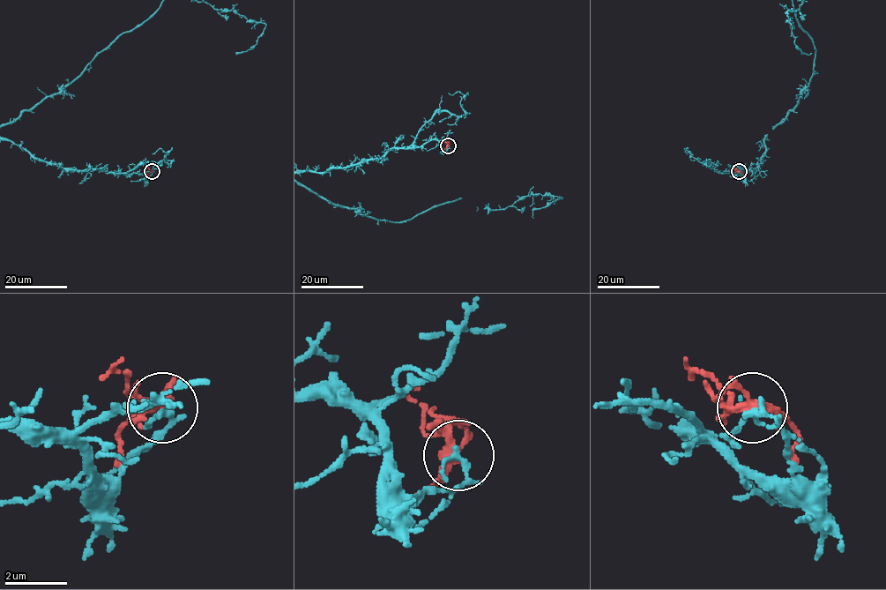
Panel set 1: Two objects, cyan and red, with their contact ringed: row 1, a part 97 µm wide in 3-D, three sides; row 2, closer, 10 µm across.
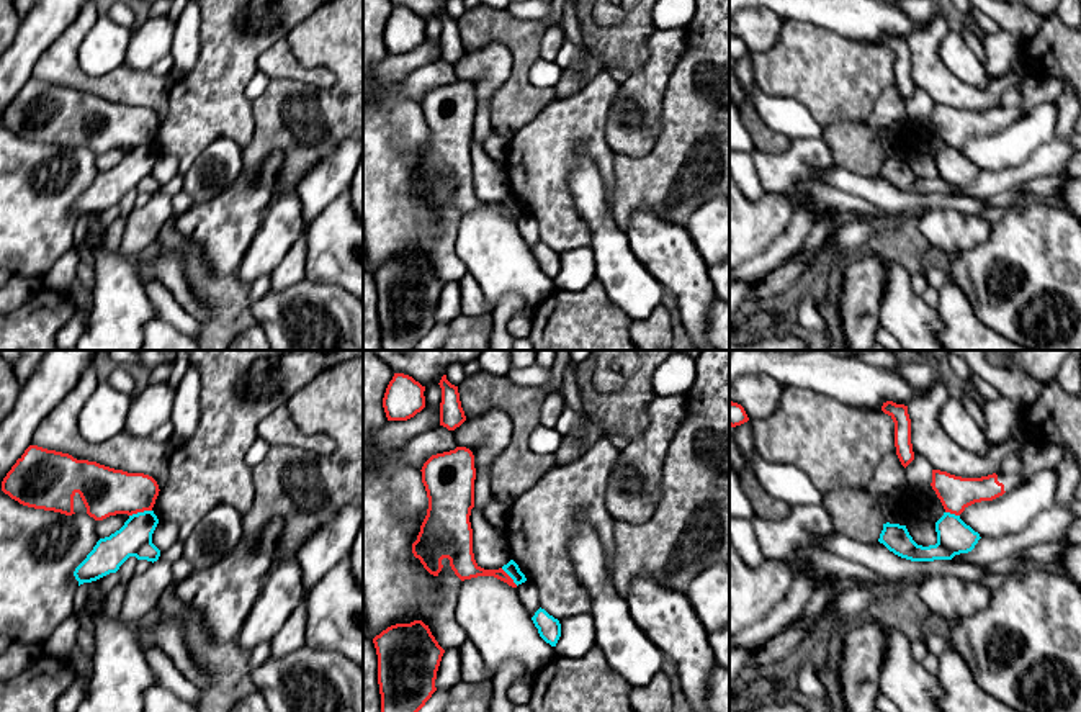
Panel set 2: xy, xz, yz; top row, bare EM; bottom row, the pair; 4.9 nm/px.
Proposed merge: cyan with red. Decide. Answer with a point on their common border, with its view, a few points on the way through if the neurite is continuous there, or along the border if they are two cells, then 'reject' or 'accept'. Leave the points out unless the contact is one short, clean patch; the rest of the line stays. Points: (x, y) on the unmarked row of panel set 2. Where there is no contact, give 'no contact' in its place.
xy (139, 146) | reject

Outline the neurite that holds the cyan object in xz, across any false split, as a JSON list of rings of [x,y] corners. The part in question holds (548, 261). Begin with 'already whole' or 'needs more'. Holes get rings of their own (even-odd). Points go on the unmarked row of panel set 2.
already whole; [[[538,242],[535,249],[532,250],[535,260],[538,262],[540,270],[549,277],[551,280],[556,280],[559,270],[561,270],[561,257],[558,252],[549,249],[545,242]]]

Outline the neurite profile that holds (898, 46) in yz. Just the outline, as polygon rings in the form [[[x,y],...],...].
[[[886,34],[883,36],[881,44],[888,47],[895,56],[896,88],[901,98],[906,101],[914,93],[908,39]]]

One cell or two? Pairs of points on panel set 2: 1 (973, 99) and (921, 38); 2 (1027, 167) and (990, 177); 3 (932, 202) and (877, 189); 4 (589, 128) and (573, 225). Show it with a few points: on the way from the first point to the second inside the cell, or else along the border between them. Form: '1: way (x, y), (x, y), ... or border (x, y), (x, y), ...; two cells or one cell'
1: way (955, 92), (924, 61), (924, 56); one cell
2: way (1018, 174), (1000, 177); one cell
3: way (919, 202), (890, 200); one cell
4: way (565, 151), (558, 157), (558, 200); one cell

